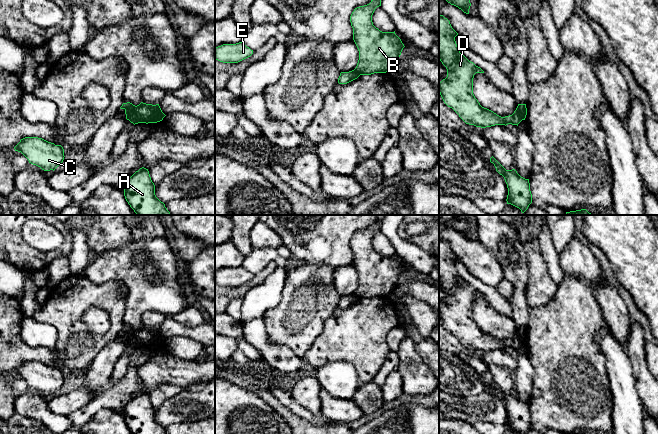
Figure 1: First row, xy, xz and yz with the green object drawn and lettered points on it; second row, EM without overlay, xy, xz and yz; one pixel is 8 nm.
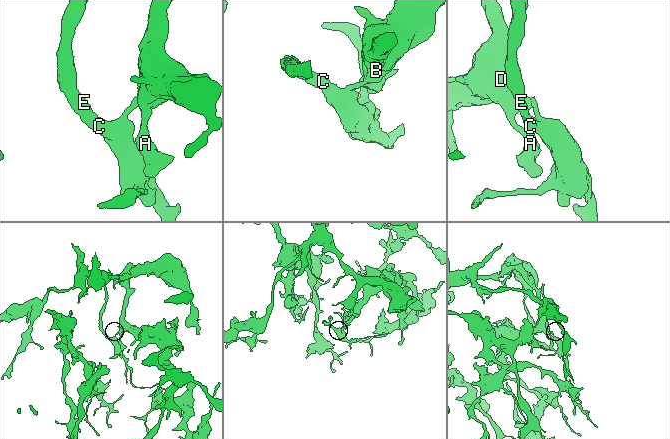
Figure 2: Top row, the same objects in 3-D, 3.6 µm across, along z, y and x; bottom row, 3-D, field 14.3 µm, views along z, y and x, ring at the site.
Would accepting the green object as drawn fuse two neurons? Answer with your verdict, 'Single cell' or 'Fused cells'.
Fused cells

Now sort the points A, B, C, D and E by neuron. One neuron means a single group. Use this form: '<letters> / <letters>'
A B D / C E

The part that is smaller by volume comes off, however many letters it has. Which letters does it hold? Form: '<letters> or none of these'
C, E

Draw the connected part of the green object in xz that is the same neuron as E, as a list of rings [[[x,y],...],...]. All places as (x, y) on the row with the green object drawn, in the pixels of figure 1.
[[[242,42],[215,47],[215,59],[223,63],[238,63],[253,54]]]

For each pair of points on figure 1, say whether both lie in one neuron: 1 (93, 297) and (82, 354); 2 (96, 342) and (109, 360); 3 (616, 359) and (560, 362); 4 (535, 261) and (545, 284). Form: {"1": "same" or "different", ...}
{"1": "same", "2": "different", "3": "different", "4": "same"}

